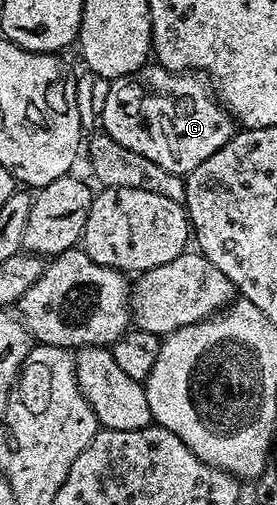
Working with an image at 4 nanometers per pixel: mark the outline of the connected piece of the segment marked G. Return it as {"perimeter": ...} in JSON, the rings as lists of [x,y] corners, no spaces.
{"perimeter":[[[146,64],[133,74],[128,74],[122,78],[114,78],[108,83],[109,91],[106,92],[105,103],[101,106],[100,129],[109,134],[111,140],[119,140],[119,144],[123,144],[123,148],[131,148],[131,152],[139,152],[139,156],[147,156],[147,160],[155,160],[155,164],[159,164],[159,168],[167,168],[167,172],[187,176],[195,168],[199,168],[199,164],[203,164],[203,160],[207,160],[207,156],[215,156],[215,152],[219,152],[219,148],[223,148],[223,144],[227,144],[235,133],[235,123],[229,117],[229,111],[221,105],[220,101],[215,97],[214,91],[210,87],[209,90],[205,87],[204,81],[206,82],[206,79],[196,73],[165,70],[156,64]]]}

